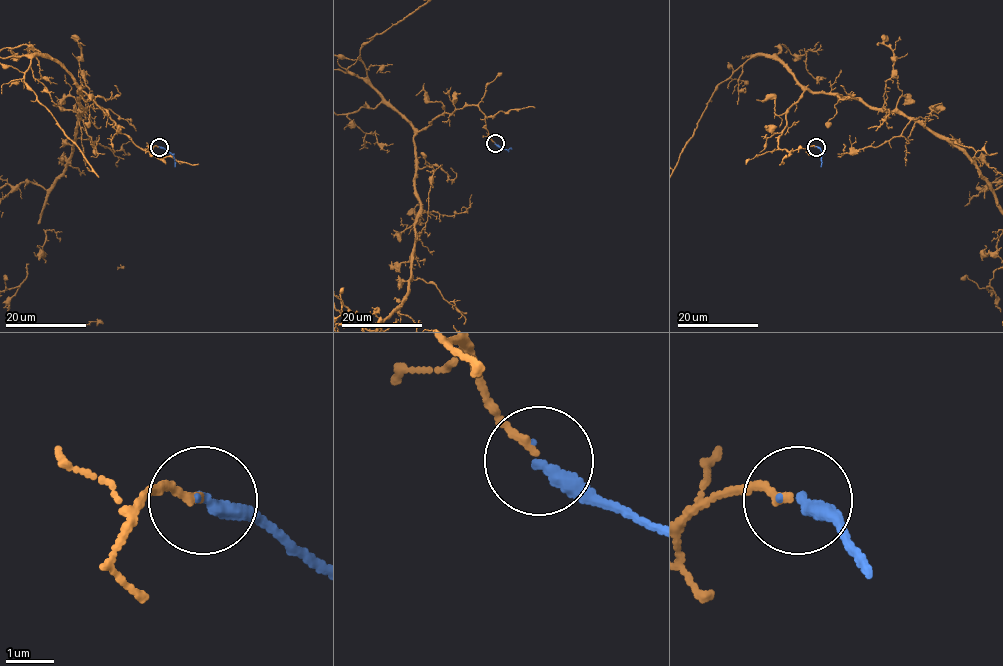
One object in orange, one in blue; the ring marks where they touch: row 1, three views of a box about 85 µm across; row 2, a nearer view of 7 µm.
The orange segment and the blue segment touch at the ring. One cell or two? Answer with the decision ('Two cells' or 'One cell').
One cell

